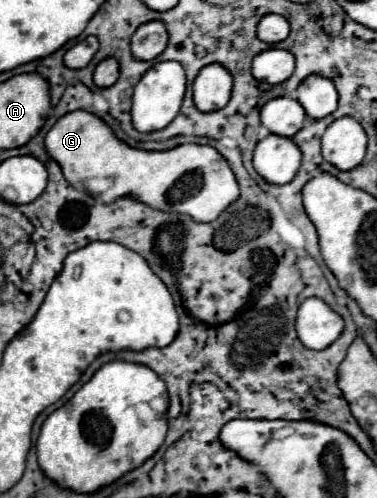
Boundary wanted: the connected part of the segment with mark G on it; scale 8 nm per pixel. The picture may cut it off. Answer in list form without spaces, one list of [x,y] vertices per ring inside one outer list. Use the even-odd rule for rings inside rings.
[[[72,111],[62,115],[54,127],[46,133],[44,145],[48,155],[60,165],[64,179],[80,191],[88,191],[92,197],[96,197],[102,203],[112,203],[120,197],[132,197],[134,201],[140,201],[152,209],[160,211],[172,211],[172,213],[184,213],[190,215],[194,221],[214,221],[230,203],[234,203],[240,195],[238,181],[228,165],[228,161],[210,145],[194,145],[186,143],[170,151],[142,151],[132,149],[120,139],[114,137],[112,129],[98,119],[96,115],[88,111]]]

